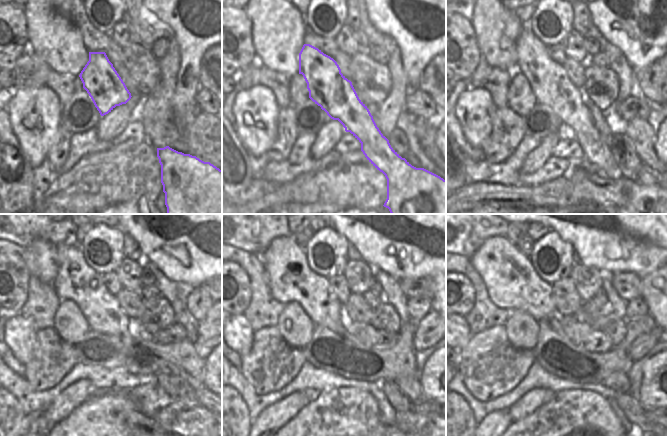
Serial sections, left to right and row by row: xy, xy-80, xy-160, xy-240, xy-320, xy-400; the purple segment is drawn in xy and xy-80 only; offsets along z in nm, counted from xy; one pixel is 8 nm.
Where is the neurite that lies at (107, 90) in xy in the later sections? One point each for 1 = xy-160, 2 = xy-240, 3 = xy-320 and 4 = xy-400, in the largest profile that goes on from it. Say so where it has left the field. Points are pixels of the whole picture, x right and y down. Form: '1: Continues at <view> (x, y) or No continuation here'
1: Continues at xy-160 (553, 89)
2: Continues at xy-240 (76, 280)
3: Continues at xy-320 (271, 256)
4: Continues at xy-400 (489, 261)

